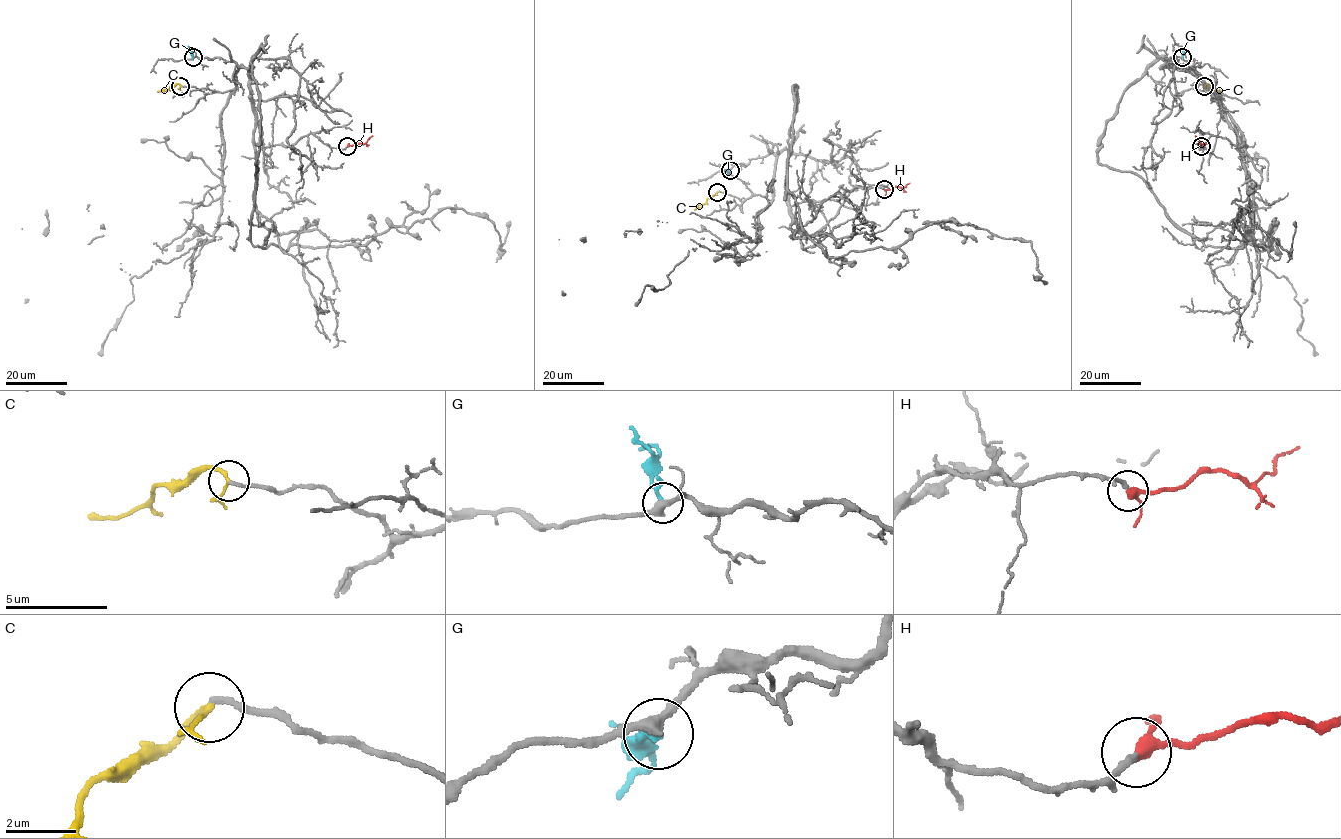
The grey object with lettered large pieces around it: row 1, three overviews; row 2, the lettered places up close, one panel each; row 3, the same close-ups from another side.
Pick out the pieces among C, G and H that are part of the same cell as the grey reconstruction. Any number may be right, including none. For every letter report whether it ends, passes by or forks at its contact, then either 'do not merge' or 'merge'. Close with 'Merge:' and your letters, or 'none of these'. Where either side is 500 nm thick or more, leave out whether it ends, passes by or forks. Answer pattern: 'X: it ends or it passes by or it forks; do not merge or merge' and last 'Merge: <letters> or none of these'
C: it passes by; merge
G: it passes by; do not merge
H: it passes by; merge
Merge: C, H

